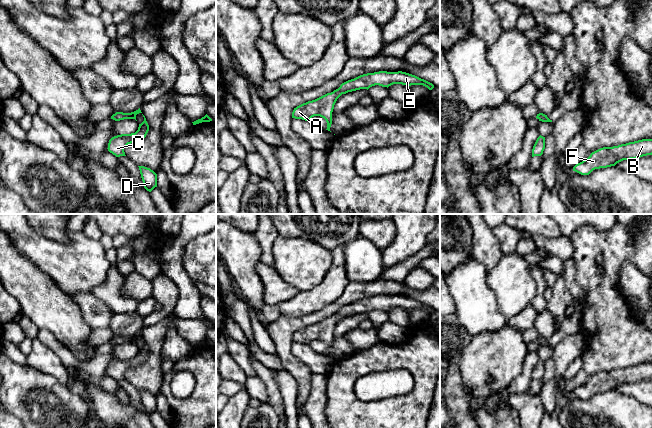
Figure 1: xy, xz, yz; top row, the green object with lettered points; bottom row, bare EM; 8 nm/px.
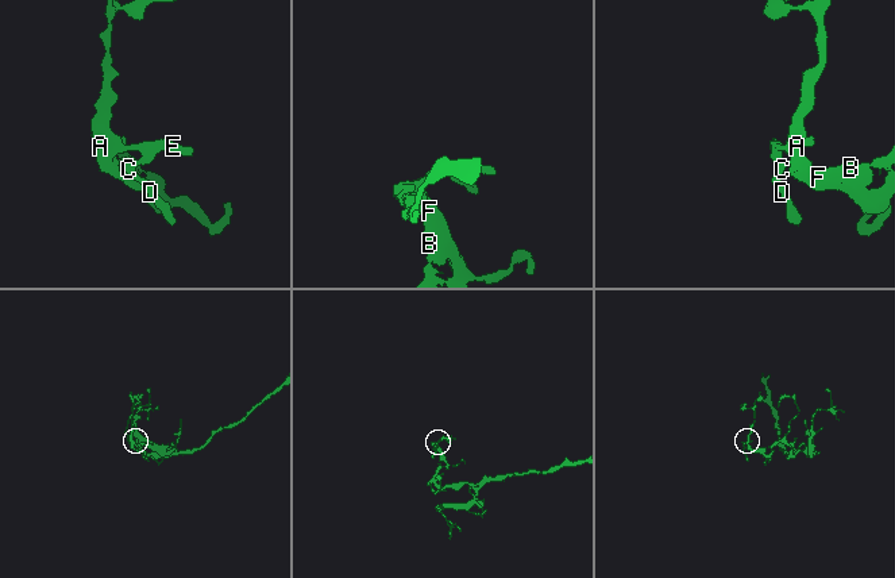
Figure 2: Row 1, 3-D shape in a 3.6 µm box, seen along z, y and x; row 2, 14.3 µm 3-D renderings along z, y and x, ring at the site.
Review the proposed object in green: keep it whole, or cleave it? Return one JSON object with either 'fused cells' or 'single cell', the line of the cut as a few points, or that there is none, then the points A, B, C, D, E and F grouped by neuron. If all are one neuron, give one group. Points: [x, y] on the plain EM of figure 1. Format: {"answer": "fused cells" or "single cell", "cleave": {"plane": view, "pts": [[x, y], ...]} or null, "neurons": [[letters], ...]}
{"answer": "single cell", "cleave": null, "neurons": [["A", "B", "C", "D", "E", "F"]]}

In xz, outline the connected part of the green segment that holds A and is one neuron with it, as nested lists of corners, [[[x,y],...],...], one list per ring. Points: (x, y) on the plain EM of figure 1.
[[[379,295],[374,297],[367,297],[342,307],[338,313],[331,317],[327,317],[315,324],[308,325],[297,330],[292,336],[292,342],[308,345],[314,340],[320,340],[326,344],[326,354],[330,355],[334,329],[342,318],[360,313],[368,314],[370,311],[375,309],[388,312],[393,308],[402,308],[407,310],[423,309],[429,314],[434,312],[432,307],[402,295]]]

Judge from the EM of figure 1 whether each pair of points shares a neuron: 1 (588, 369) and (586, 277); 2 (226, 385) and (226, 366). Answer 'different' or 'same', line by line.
1: same
2: different

